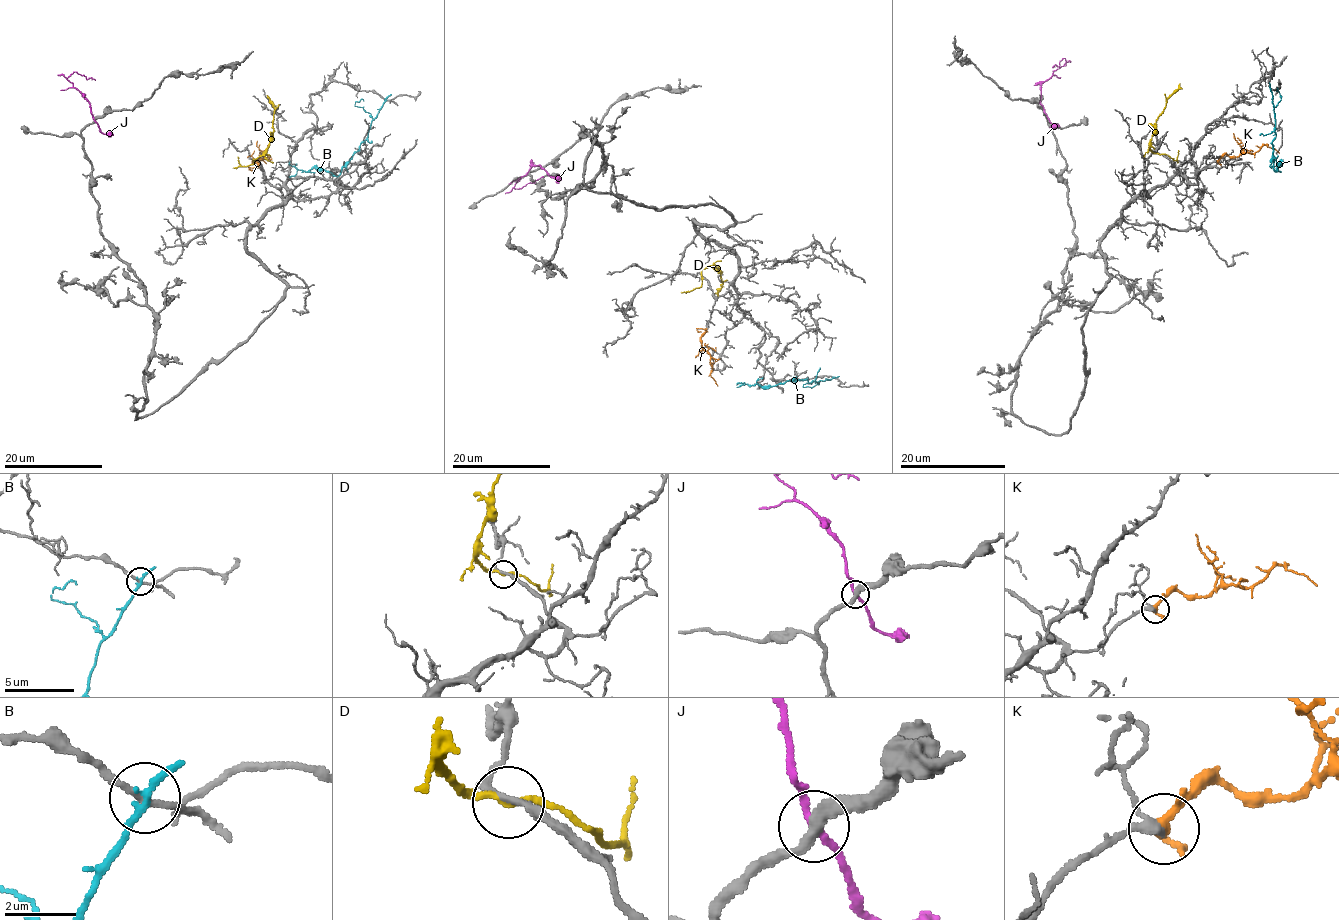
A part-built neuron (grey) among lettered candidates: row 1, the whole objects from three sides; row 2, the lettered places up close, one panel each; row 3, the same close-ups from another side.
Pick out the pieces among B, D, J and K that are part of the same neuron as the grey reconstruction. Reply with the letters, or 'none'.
K

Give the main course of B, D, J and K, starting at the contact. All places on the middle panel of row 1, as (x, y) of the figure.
B: (833, 378), (762, 386), (738, 384)
D: (701, 275), (704, 269), (713, 266), (721, 273), (722, 287), (715, 293)
J: (542, 169), (534, 165), (514, 187), (520, 188), (543, 176)
K: (705, 329), (700, 343), (710, 356), (710, 375), (717, 385)

